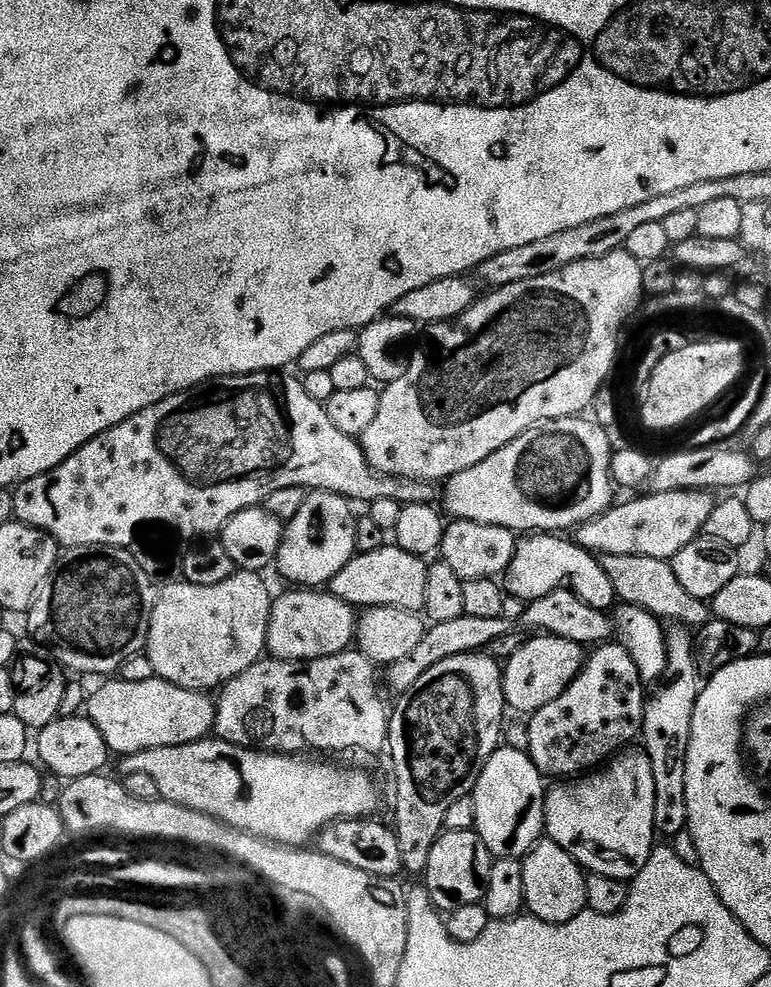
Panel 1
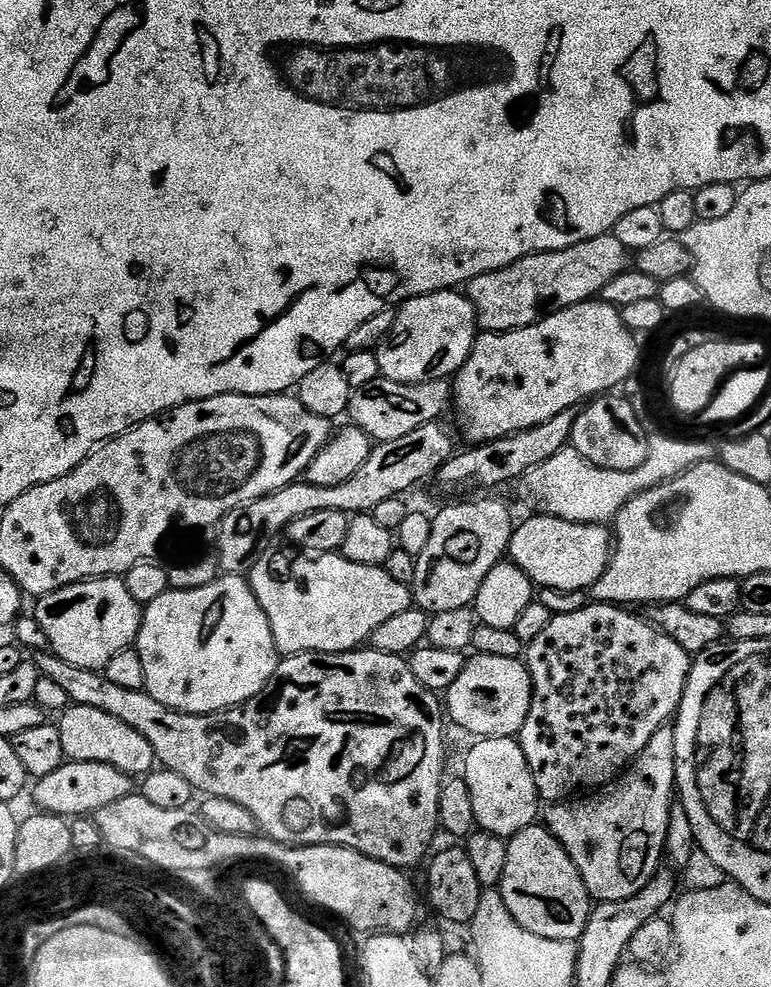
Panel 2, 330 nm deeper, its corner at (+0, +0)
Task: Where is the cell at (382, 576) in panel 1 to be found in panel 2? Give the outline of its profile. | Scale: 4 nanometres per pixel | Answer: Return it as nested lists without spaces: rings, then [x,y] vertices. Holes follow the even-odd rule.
[[[296,554],[293,560],[280,560],[276,568],[268,558],[262,558],[250,573],[250,583],[270,626],[274,630],[276,646],[284,654],[297,652],[351,652],[363,642],[371,641],[378,630],[390,618],[413,607],[411,587],[390,578],[387,567],[366,566],[350,562],[343,554],[316,554],[307,560],[307,555]]]

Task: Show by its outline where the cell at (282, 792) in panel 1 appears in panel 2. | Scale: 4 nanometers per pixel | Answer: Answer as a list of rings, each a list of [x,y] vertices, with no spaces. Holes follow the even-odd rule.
[[[65,762],[54,774],[46,774],[35,781],[36,804],[41,813],[65,818],[91,817],[102,806],[118,802],[118,798],[133,795],[133,777],[102,762]]]

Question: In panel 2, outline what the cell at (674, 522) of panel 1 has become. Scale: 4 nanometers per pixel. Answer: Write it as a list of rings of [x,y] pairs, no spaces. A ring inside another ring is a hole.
[[[532,514],[529,520],[524,520],[521,524],[519,521],[515,525],[512,541],[508,547],[508,556],[511,563],[518,565],[529,576],[533,585],[563,594],[563,592],[580,592],[583,588],[584,591],[592,589],[608,568],[608,561],[613,551],[614,540],[607,527],[599,524],[575,524],[553,516]]]

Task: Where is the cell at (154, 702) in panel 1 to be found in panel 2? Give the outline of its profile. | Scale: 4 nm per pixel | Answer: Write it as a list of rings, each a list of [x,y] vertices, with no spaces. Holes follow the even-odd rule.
[[[72,704],[59,717],[58,727],[62,734],[64,755],[69,761],[102,762],[133,778],[143,777],[157,767],[158,761],[150,742],[134,730],[134,726],[126,726],[126,722],[114,718],[114,714],[106,714],[106,710]]]

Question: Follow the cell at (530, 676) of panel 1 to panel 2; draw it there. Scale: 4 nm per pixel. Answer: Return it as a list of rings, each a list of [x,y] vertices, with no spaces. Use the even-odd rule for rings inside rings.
[[[477,655],[475,659],[465,663],[458,682],[446,693],[446,712],[451,723],[453,720],[458,727],[465,728],[472,738],[515,737],[532,709],[532,675],[527,663],[520,658],[497,656]]]

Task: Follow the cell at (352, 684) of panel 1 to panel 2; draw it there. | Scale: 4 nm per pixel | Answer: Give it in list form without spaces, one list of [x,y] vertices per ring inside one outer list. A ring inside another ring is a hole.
[[[353,650],[351,652],[297,652],[289,655],[287,658],[281,659],[279,666],[276,668],[276,675],[269,682],[267,688],[256,696],[253,700],[248,700],[244,704],[239,704],[237,708],[227,708],[225,712],[215,712],[214,714],[206,714],[205,716],[191,716],[185,712],[174,710],[170,706],[162,706],[162,702],[154,702],[154,698],[150,698],[150,694],[146,691],[126,690],[122,686],[118,686],[114,682],[110,682],[107,675],[103,671],[91,672],[82,666],[70,666],[70,662],[62,662],[62,658],[58,658],[52,651],[37,651],[34,656],[34,662],[38,666],[41,676],[48,676],[54,682],[58,682],[58,686],[62,686],[62,690],[66,690],[69,701],[72,704],[81,704],[82,706],[94,706],[106,710],[106,714],[114,714],[114,718],[118,718],[120,722],[126,722],[126,726],[134,726],[134,730],[138,730],[140,734],[148,742],[150,742],[157,761],[163,767],[174,770],[174,774],[182,774],[182,778],[186,778],[186,782],[190,782],[190,786],[195,788],[197,793],[203,794],[205,797],[217,796],[218,798],[230,798],[230,802],[238,802],[240,806],[246,806],[246,810],[250,810],[255,817],[259,831],[263,833],[269,840],[276,841],[277,844],[291,844],[293,846],[303,846],[305,844],[341,844],[347,848],[358,850],[362,854],[366,854],[370,858],[374,858],[378,862],[386,862],[390,866],[401,870],[409,870],[415,864],[423,865],[426,857],[429,855],[428,847],[432,844],[436,832],[441,831],[440,827],[440,799],[444,790],[444,781],[446,773],[444,773],[444,720],[446,724],[446,712],[442,707],[442,700],[435,692],[429,692],[426,686],[422,686],[422,682],[418,682],[418,678],[414,678],[414,670],[410,670],[407,659],[403,655],[395,656],[389,652],[377,652],[375,650]]]

